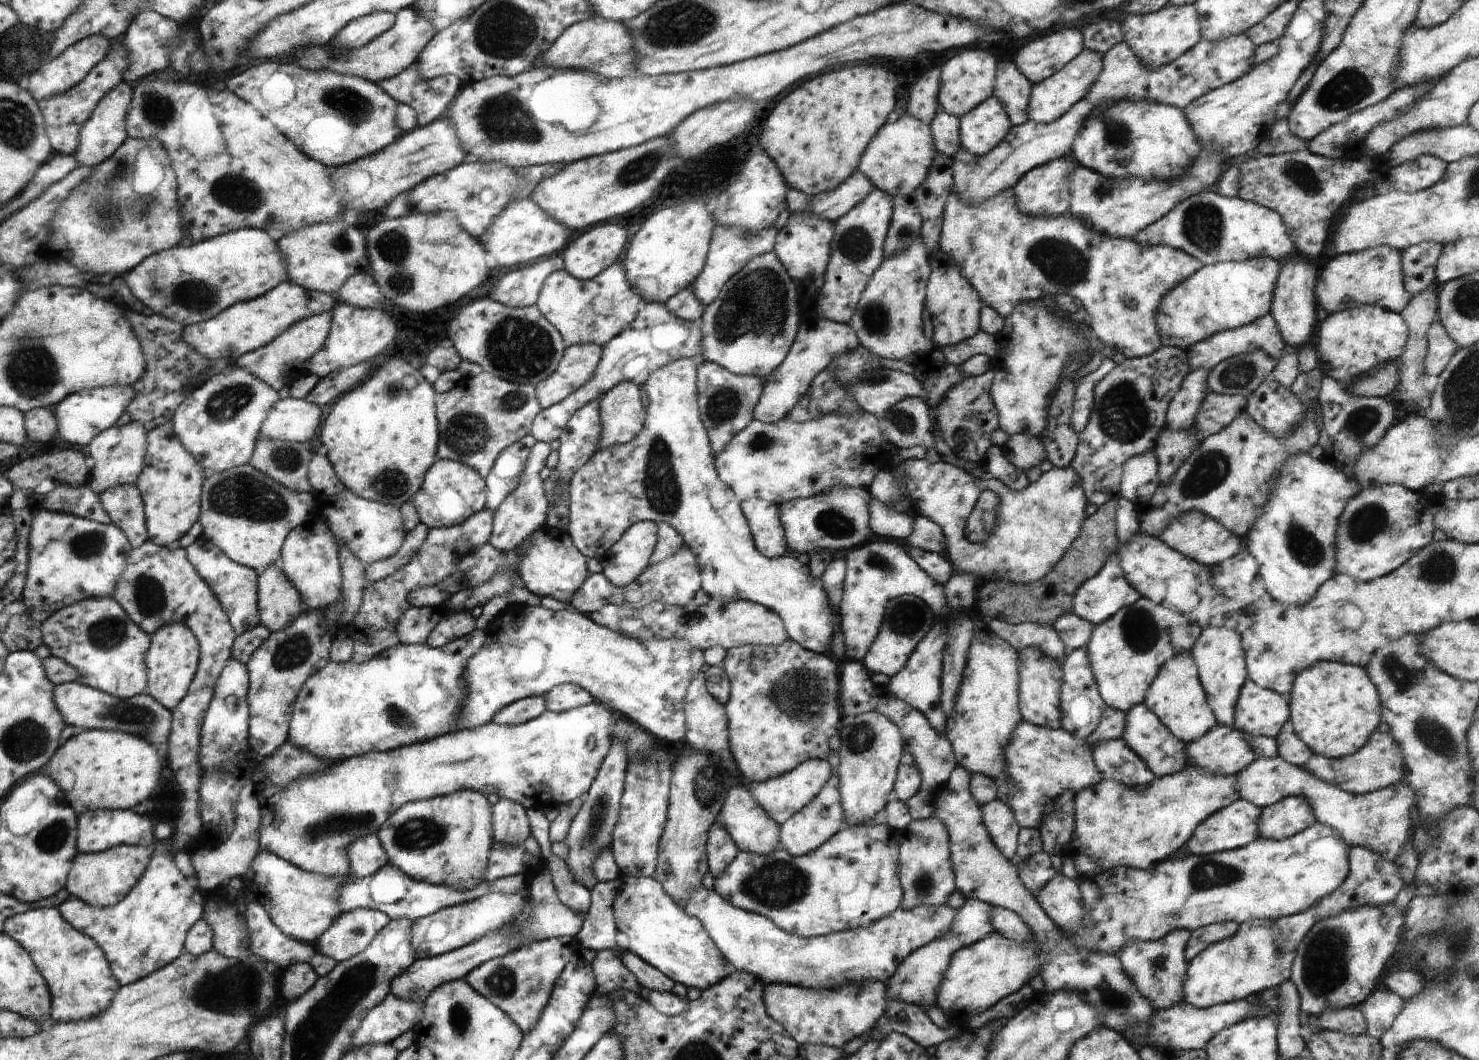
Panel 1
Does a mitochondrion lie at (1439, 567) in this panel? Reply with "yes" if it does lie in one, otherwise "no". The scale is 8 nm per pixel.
yes

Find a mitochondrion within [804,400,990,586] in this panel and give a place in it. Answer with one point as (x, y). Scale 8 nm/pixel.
(836, 523)

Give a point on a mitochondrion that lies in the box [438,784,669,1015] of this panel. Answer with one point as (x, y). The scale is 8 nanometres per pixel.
(597, 824)

